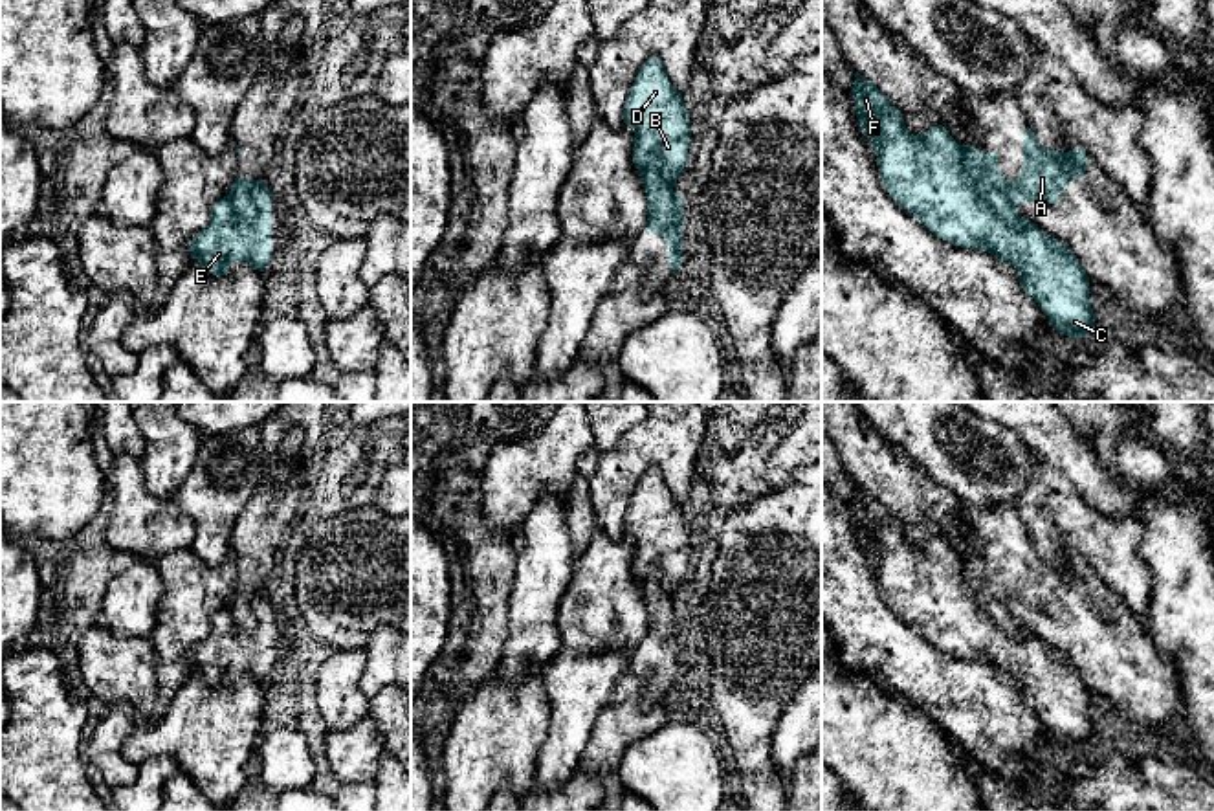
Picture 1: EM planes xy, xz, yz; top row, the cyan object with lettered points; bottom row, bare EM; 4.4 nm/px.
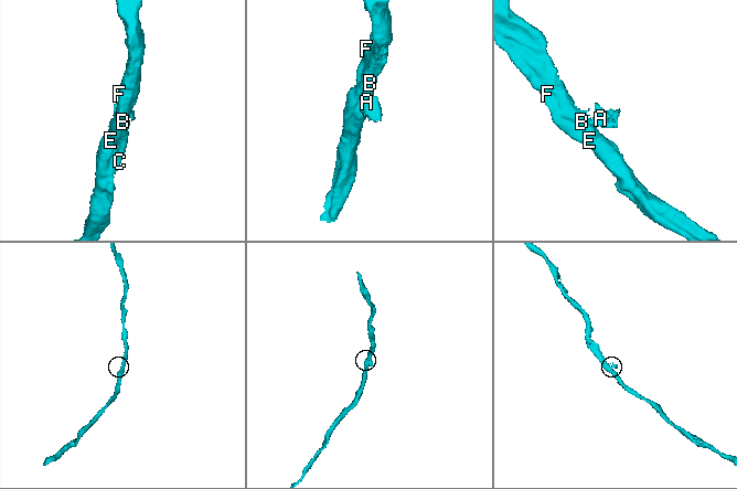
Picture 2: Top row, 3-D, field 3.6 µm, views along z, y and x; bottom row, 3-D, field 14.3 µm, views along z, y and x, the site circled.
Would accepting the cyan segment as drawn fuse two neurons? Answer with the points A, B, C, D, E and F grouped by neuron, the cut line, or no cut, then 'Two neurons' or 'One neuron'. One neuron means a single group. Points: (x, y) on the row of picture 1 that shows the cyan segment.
Groups: A / B C D E F. Split along yz (974, 153), (974, 158), (1015, 208). Two neurons

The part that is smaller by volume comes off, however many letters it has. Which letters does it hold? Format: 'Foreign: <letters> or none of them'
Foreign: A

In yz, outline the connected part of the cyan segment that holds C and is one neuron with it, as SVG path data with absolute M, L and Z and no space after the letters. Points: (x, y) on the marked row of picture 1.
M858 72L851 95L862 134L877 150L880 178L889 196L939 239L954 246L988 251L1014 266L1021 288L1038 303L1049 323L1073 339L1086 338L1095 327L1087 273L1067 246L1045 235L1007 202L1007 193L974 158L976 147L957 143L943 125L933 125L921 136L911 134L902 114Z

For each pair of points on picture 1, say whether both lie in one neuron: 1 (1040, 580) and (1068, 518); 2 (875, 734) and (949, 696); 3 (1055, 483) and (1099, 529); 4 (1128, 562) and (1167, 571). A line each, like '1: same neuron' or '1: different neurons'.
1: different neurons
2: different neurons
3: same neuron
4: different neurons

